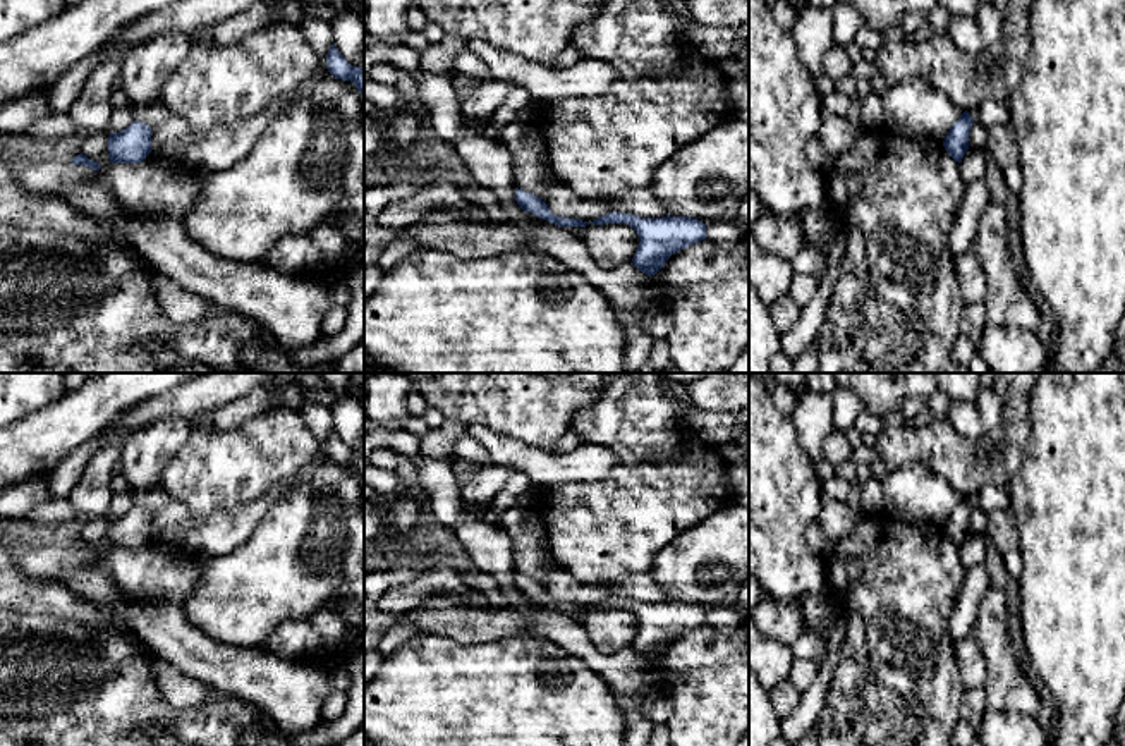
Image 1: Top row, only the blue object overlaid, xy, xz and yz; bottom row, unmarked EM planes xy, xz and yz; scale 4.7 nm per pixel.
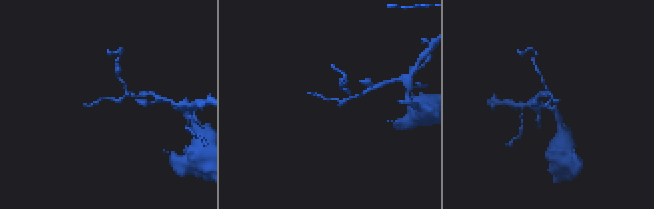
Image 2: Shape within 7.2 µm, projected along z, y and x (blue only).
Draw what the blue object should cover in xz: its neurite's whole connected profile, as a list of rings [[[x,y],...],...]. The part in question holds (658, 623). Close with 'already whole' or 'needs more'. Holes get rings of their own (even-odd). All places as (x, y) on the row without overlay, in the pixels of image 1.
[[[610,596],[591,608],[630,610],[639,621],[632,648],[648,662],[656,660],[672,639],[706,624],[706,608],[692,602],[641,603],[632,598]]]; already whole

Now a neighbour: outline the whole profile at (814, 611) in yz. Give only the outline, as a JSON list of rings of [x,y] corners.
[[[826,595],[804,596],[785,602],[795,602],[799,605],[804,619],[804,629],[816,629],[826,646],[826,631],[830,622]]]

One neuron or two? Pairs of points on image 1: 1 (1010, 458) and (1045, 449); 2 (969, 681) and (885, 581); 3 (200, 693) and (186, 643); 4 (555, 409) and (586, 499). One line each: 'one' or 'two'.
1: two
2: two
3: two
4: two

